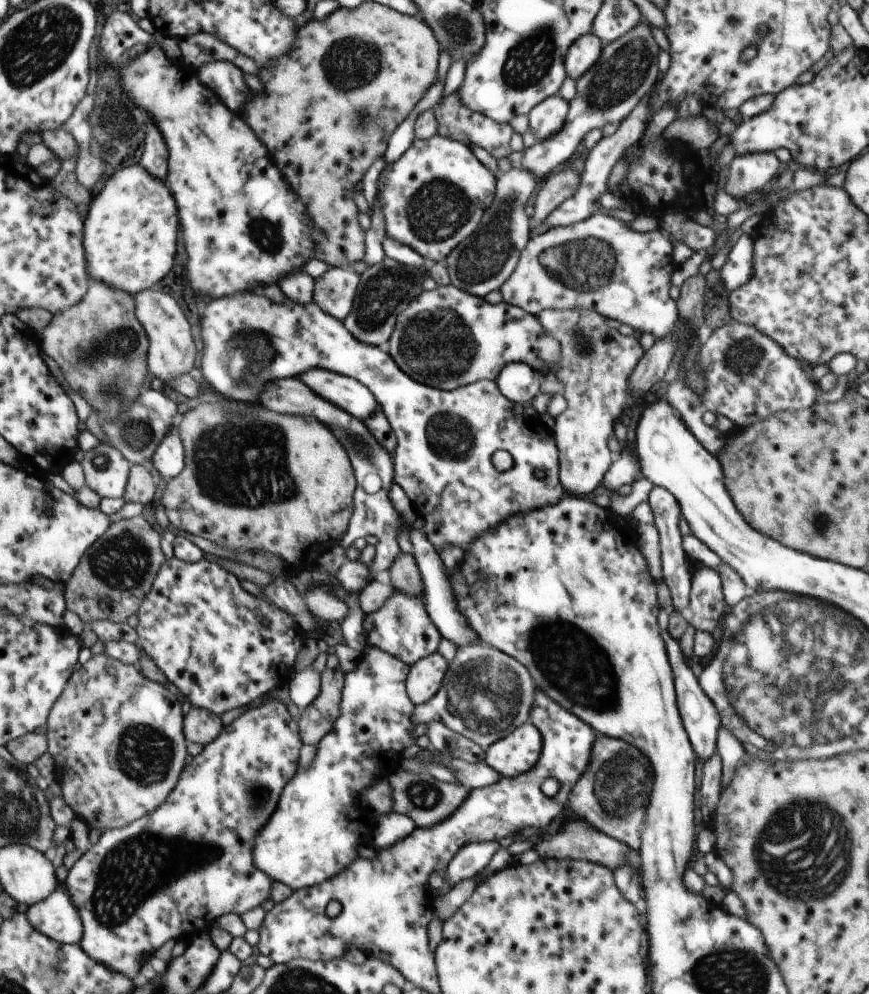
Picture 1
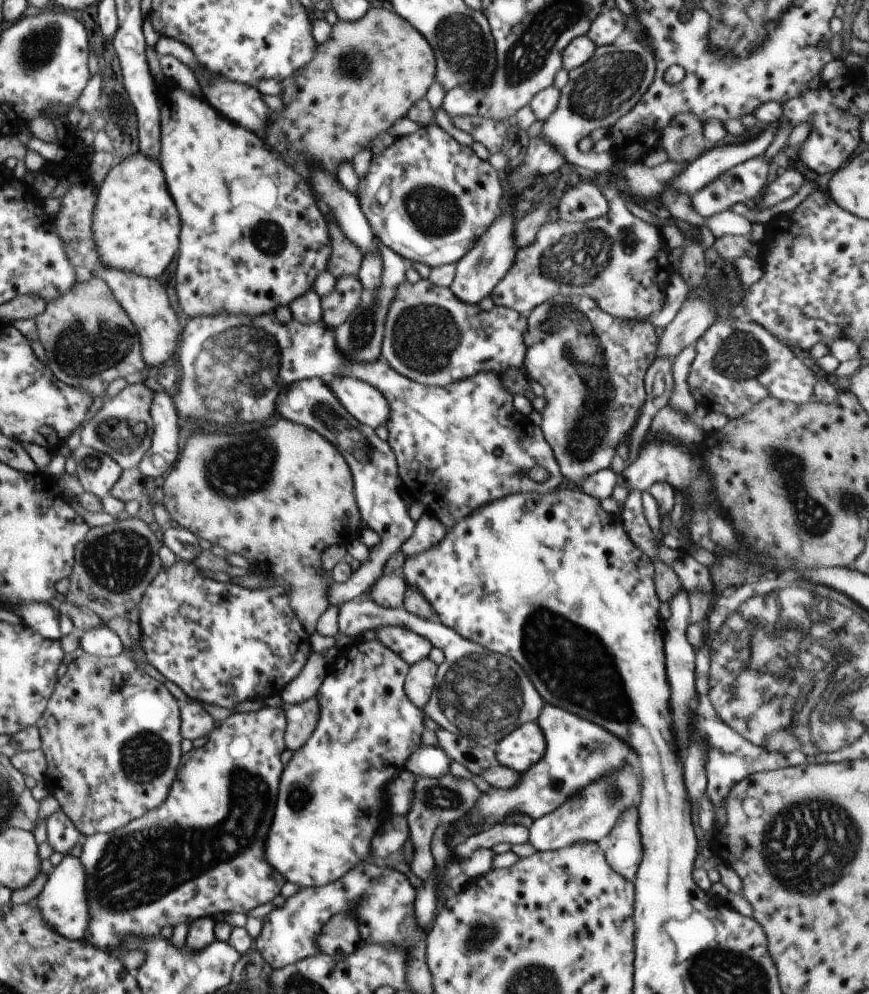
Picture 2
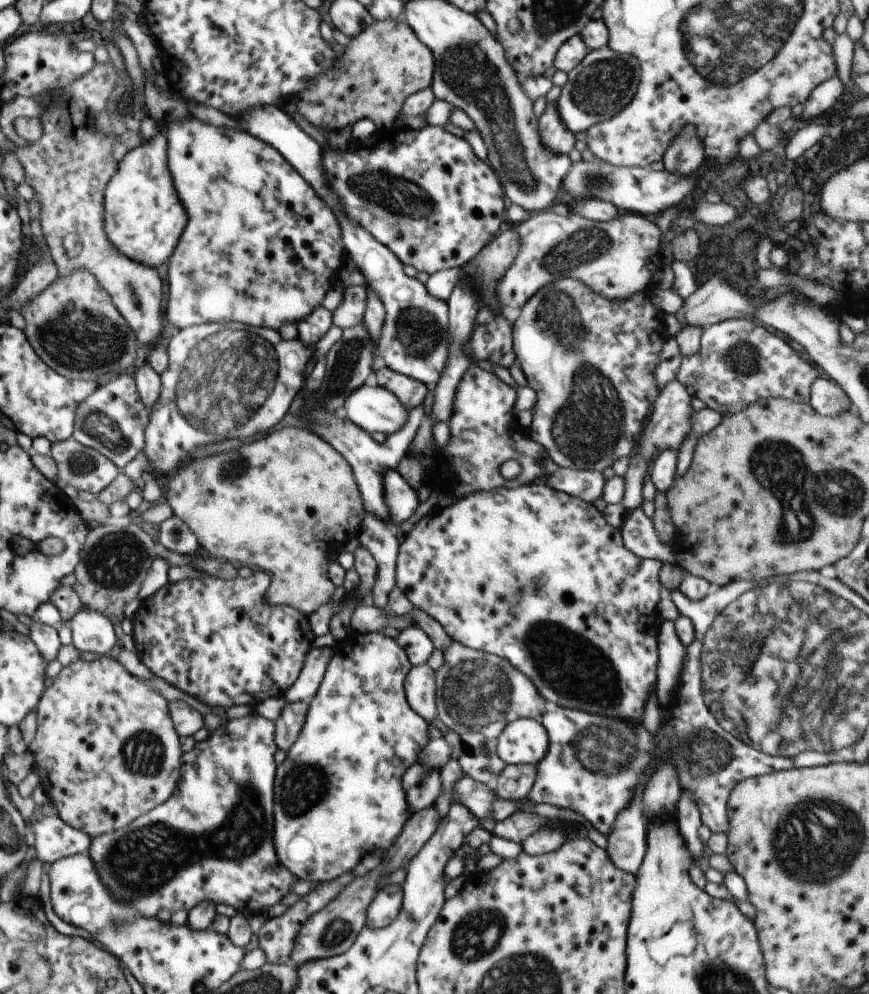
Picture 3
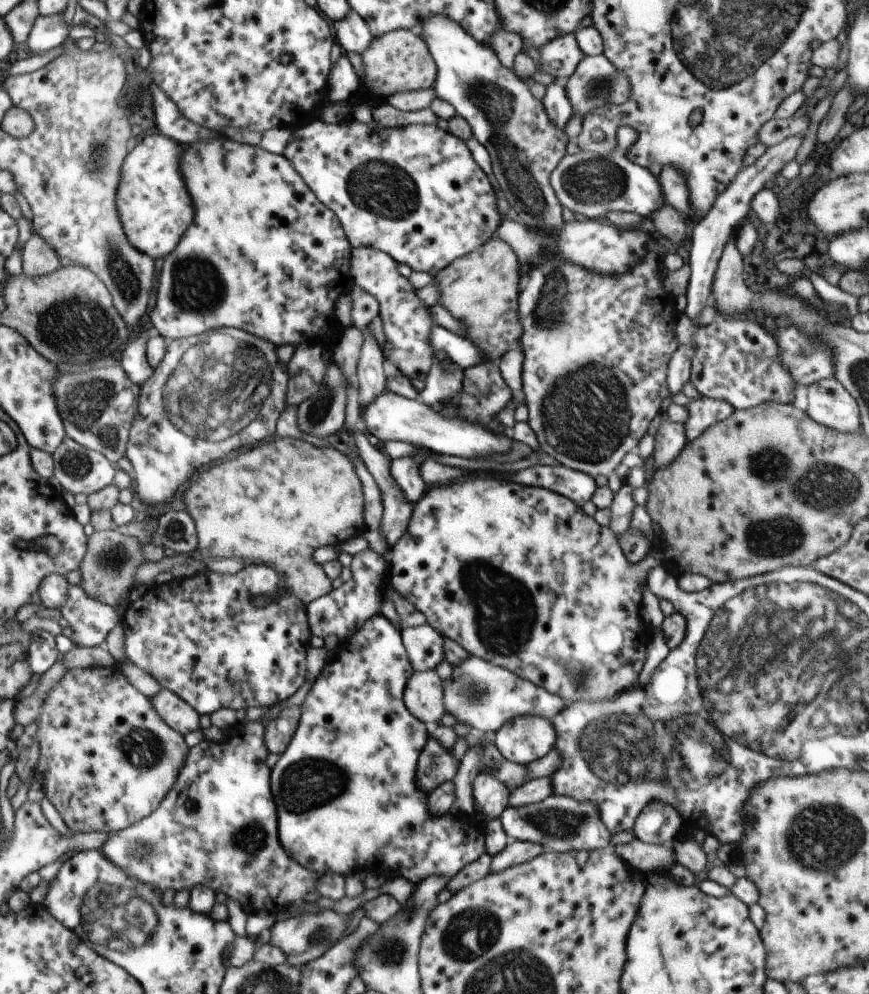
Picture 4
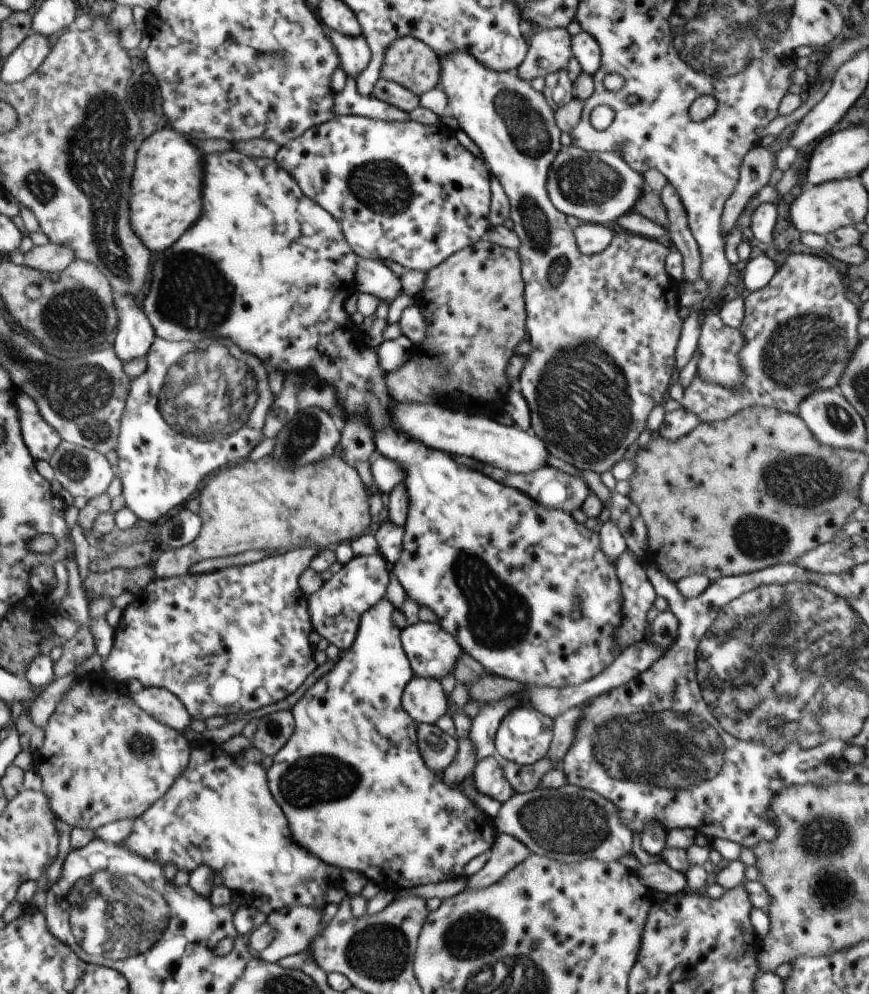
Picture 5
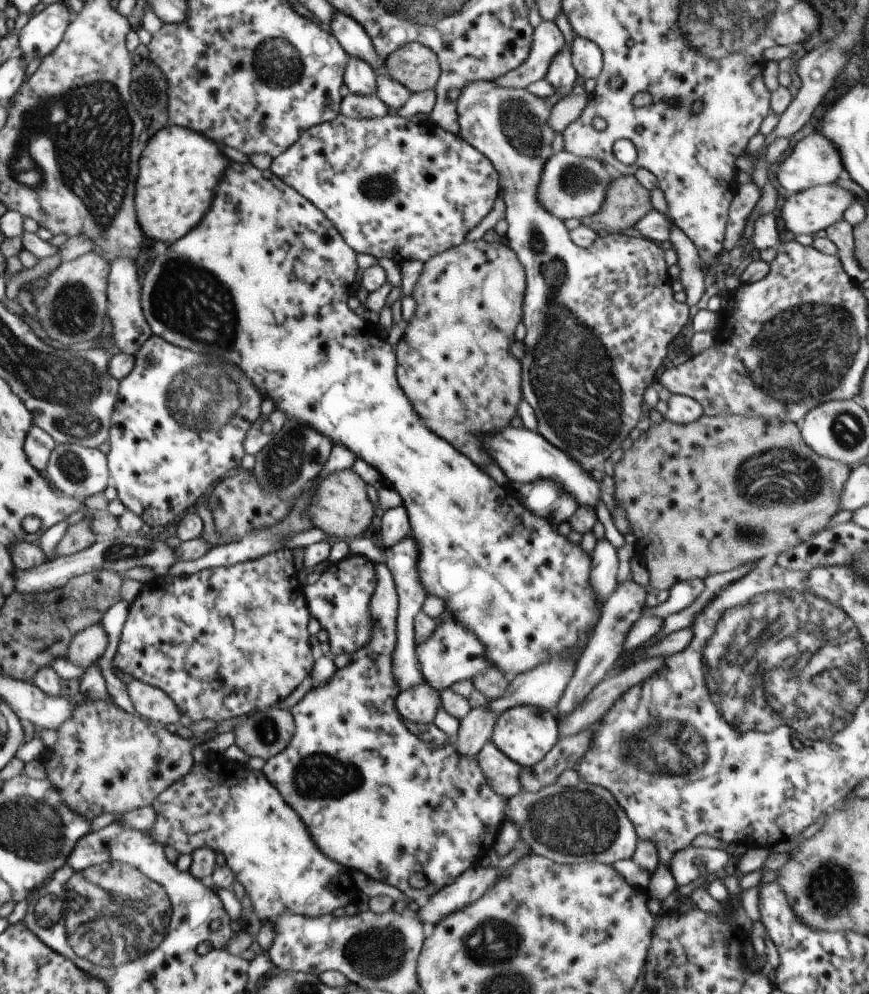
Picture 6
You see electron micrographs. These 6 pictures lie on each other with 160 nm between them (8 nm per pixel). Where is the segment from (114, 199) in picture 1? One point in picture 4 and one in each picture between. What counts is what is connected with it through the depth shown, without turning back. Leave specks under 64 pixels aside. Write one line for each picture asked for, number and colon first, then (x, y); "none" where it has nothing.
2: (136, 226)
3: (145, 218)
4: (156, 208)

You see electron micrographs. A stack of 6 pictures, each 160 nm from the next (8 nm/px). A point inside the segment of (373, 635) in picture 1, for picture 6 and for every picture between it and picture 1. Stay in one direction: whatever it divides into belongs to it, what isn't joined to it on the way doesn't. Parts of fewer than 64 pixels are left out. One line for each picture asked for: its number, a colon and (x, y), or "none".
2: (412, 647)
3: (418, 646)
4: (424, 645)
5: (432, 652)
6: (452, 653)

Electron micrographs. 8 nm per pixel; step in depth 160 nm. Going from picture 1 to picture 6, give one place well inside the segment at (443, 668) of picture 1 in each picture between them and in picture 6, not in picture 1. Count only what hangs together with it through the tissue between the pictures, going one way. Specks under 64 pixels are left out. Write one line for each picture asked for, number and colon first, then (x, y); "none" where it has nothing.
2: (420, 681)
3: (420, 683)
4: (423, 695)
5: (424, 699)
6: (420, 703)

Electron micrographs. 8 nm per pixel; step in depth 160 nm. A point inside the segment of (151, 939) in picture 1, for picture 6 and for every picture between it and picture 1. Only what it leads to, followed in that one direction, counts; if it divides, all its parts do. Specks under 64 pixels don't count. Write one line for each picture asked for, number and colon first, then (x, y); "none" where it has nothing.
2: (201, 854)
3: (212, 840)
4: (218, 826)
5: (220, 812)
6: (227, 807)

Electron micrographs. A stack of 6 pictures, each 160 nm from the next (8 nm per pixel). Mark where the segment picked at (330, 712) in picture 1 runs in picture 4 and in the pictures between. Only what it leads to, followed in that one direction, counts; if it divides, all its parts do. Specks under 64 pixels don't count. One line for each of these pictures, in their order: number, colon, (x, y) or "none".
2: (302, 719)
3: (288, 727)
4: (279, 731)

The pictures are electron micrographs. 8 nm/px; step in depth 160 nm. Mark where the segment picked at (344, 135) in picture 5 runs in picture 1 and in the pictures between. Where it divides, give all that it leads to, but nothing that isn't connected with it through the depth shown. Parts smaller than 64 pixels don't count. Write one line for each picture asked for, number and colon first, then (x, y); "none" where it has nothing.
1: (433, 197)
2: (427, 197)
3: (424, 193)
4: (415, 193)

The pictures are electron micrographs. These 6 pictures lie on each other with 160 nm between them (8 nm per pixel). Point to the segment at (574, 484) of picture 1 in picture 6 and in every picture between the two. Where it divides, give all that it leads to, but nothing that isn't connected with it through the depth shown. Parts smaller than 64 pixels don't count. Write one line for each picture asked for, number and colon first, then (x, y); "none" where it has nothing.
2: (592, 366)
3: (590, 361)
4: (601, 344)
5: (620, 309)
6: (599, 320)

